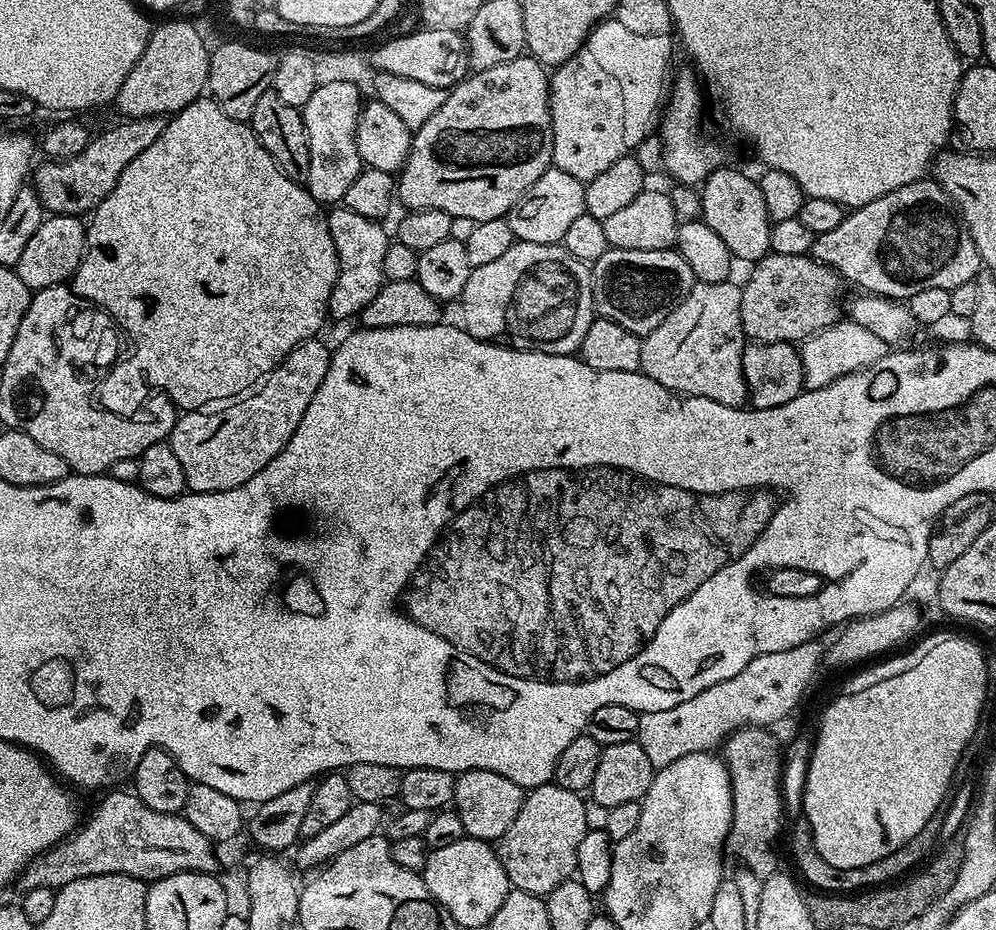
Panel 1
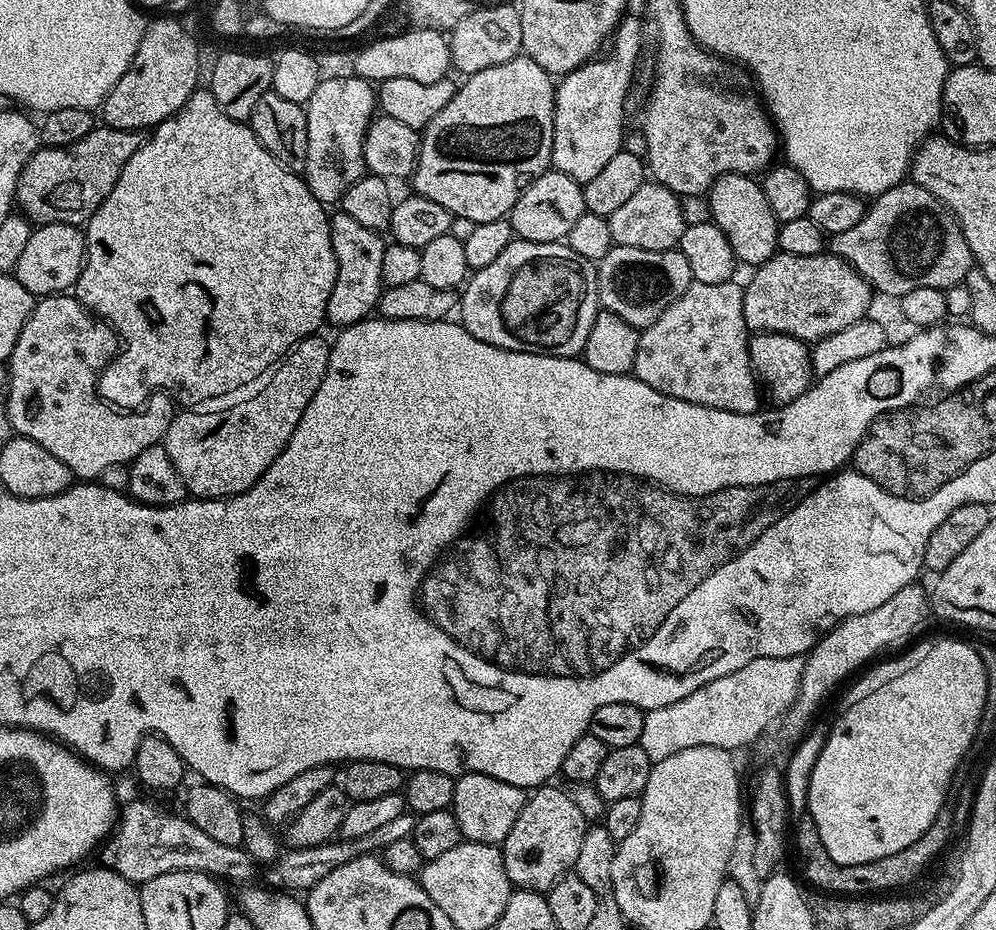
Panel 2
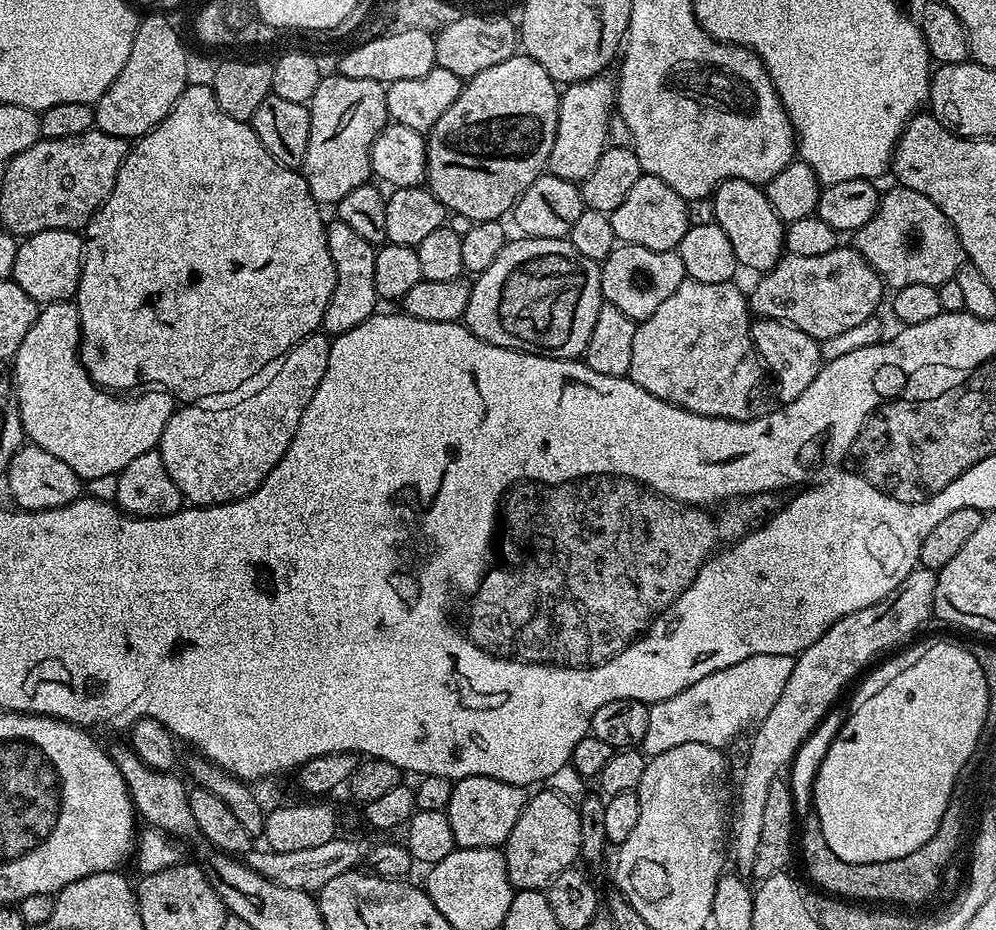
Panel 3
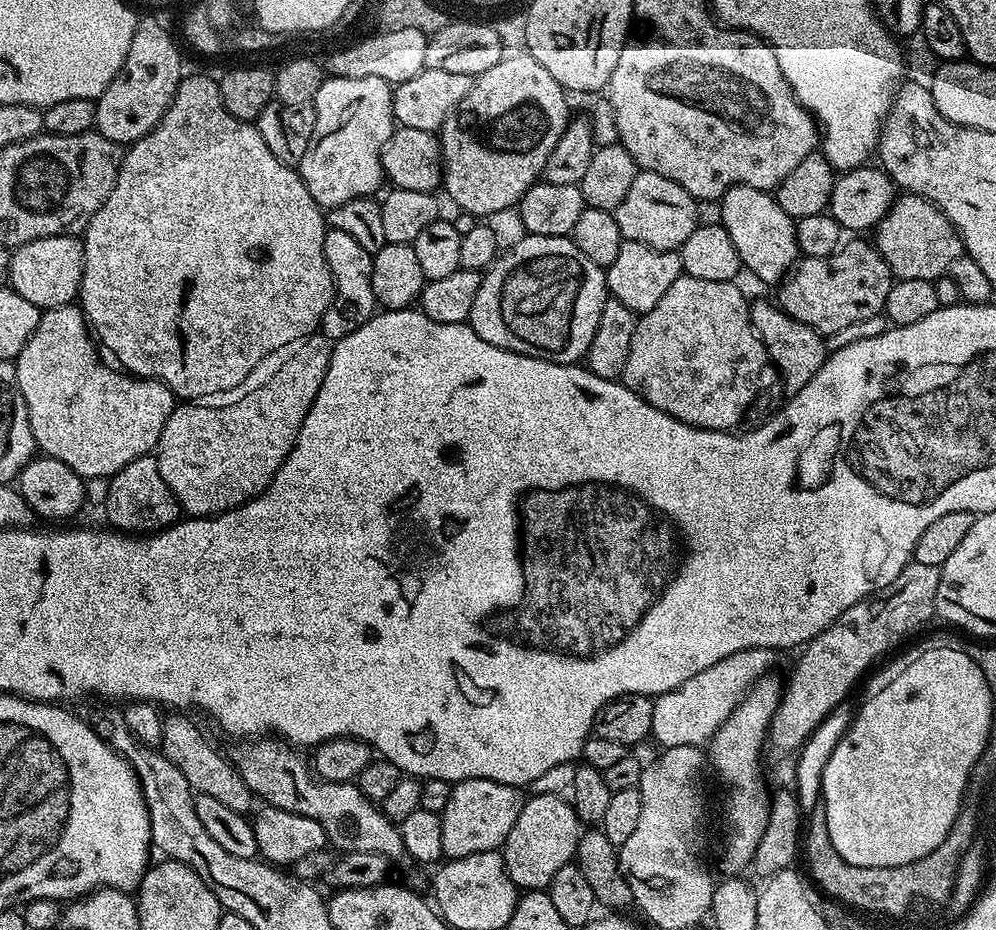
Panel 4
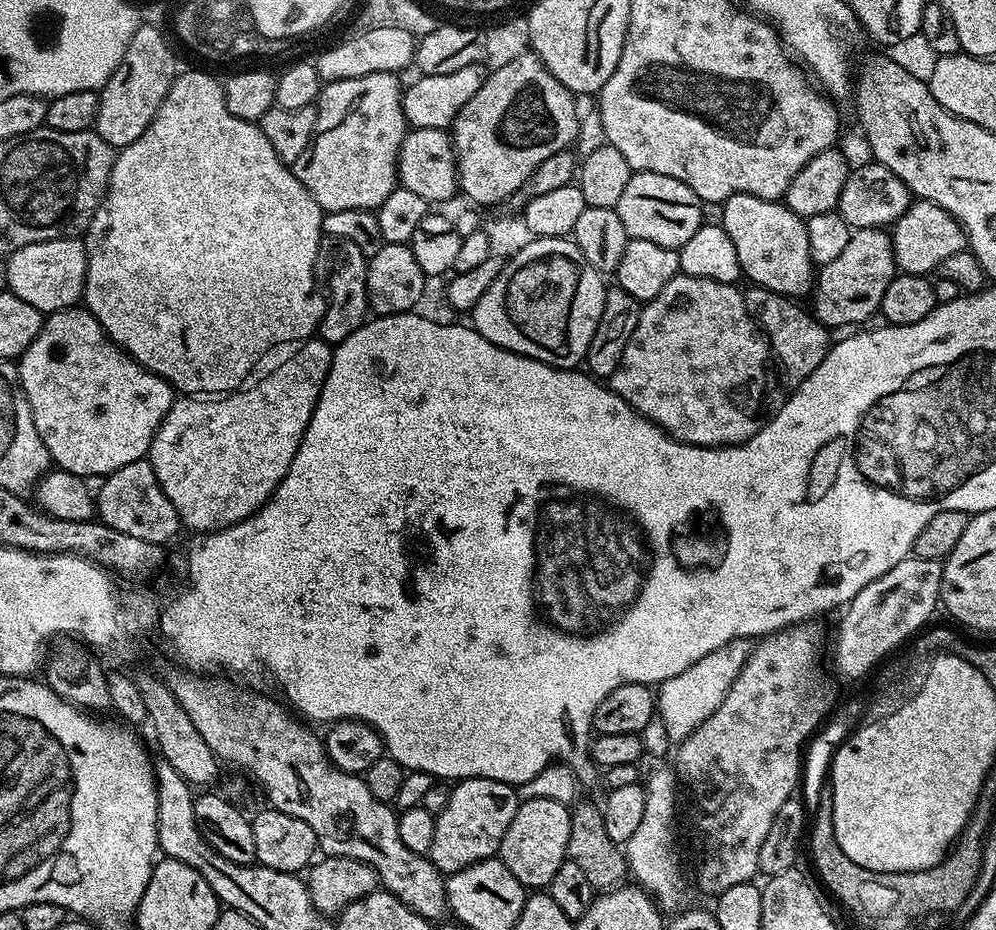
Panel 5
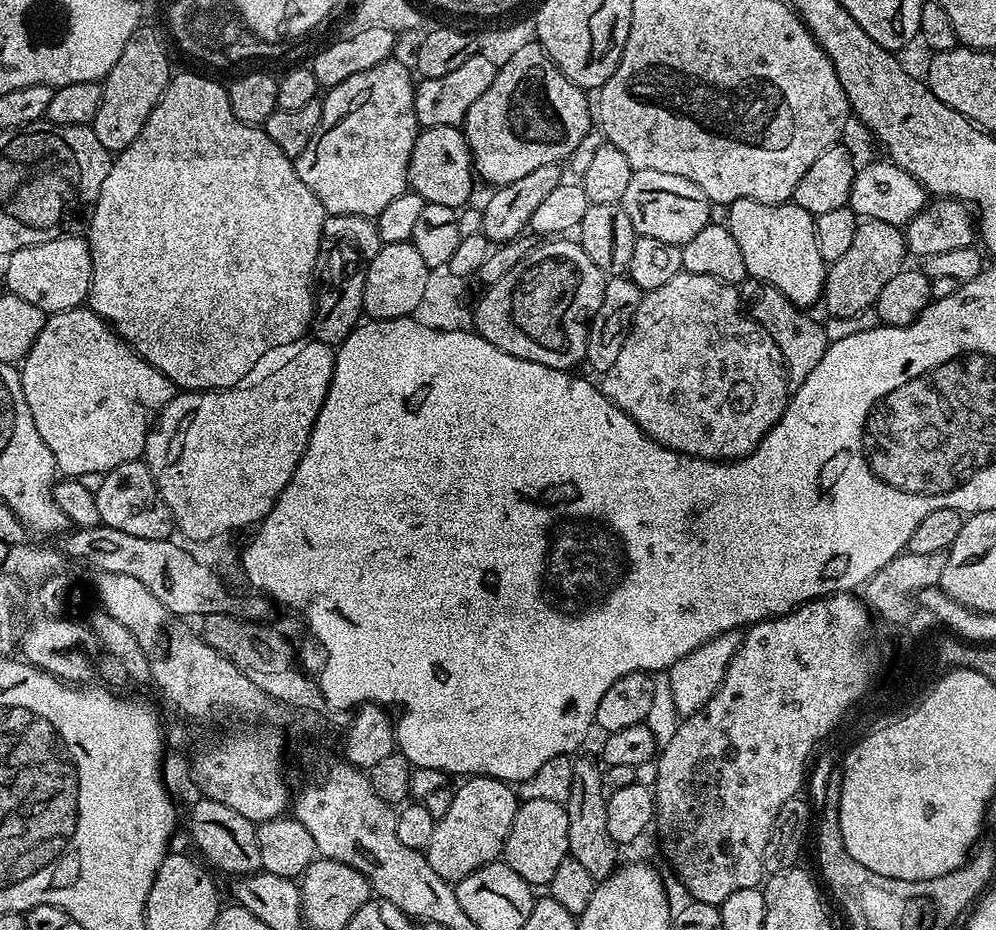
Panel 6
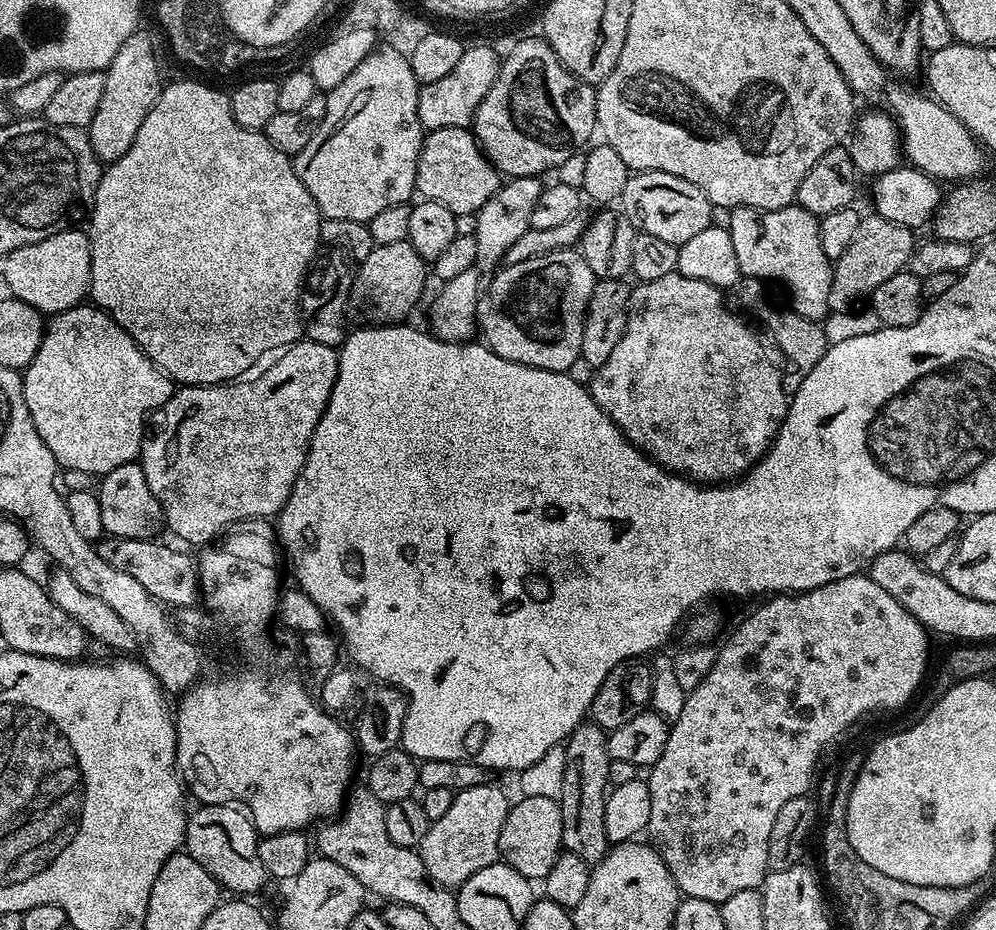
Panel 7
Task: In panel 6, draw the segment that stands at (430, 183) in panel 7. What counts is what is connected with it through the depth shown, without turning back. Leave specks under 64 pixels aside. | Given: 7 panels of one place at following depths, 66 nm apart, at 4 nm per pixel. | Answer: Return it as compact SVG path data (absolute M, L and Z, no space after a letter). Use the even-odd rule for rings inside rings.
M457 126L425 128L417 135L410 154L408 183L411 191L419 194L425 204L450 206L461 209L469 203L474 181L472 151L464 140L464 133Z

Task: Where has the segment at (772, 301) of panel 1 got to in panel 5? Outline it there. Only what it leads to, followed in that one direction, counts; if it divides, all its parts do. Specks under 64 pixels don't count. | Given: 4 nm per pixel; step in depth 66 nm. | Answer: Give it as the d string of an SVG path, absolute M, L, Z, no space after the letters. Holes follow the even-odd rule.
M858 228L846 242L842 254L834 262L819 265L814 276L814 291L811 293L811 311L825 328L847 323L862 322L879 313L882 294L886 286L898 275L892 237L884 228Z

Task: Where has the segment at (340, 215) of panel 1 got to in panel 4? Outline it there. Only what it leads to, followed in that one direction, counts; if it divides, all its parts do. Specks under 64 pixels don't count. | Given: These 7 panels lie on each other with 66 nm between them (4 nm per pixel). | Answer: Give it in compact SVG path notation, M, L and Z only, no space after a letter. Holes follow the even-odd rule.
M328 228L324 234L324 253L328 269L332 275L332 304L322 318L319 331L327 340L337 341L346 338L346 334L354 334L358 326L362 326L377 311L372 285L373 253L362 250L357 240L350 238L343 230Z

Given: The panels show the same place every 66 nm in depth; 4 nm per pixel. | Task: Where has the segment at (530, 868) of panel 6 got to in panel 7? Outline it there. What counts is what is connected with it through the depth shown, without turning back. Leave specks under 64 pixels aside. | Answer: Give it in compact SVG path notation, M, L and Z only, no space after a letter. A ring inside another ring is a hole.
M521 795L516 804L509 807L506 822L500 835L500 860L510 865L518 874L522 874L529 882L540 882L546 874L550 874L550 866L560 857L564 843L562 842L562 810L557 801L550 798L536 798Z

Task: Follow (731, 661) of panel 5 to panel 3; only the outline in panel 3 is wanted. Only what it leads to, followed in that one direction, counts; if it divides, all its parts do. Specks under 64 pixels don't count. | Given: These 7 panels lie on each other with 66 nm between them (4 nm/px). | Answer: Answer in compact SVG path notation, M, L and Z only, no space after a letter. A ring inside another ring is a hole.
M758 654L744 658L734 666L715 671L699 682L680 691L673 698L661 700L649 707L650 721L641 749L653 756L682 746L685 742L702 742L716 747L734 739L742 730L760 724L774 708L786 685L795 657L790 655Z

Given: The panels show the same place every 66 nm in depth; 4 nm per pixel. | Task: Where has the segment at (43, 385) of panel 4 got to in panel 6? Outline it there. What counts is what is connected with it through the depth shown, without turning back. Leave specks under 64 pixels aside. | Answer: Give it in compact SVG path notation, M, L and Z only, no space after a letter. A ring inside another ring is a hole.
M87 306L71 308L65 312L51 313L44 321L42 334L38 334L34 346L29 350L28 355L24 357L19 373L22 390L26 398L26 406L30 406L30 414L34 418L34 426L38 430L38 434L42 434L42 442L46 442L46 446L50 446L50 454L54 454L54 462L56 463L57 469L68 478L78 478L82 474L90 474L91 472L109 472L110 470L114 470L114 466L122 466L122 462L141 459L144 455L144 447L148 441L148 433L150 431L148 412L153 411L152 413L155 413L157 410L163 408L164 405L172 401L174 395L174 386L170 382L170 378L166 378L166 374L162 374L157 368L150 366L150 362L142 359L141 356L113 330L111 324L106 323L97 312L93 312L92 309Z

